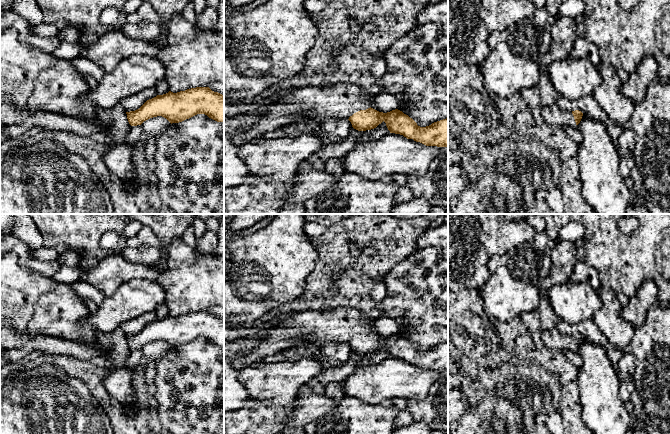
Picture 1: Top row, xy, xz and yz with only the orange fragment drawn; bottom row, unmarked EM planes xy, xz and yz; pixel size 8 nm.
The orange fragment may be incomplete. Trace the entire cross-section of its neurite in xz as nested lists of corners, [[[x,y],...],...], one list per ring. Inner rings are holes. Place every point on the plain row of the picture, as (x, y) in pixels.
[[[337,306],[324,311],[303,310],[299,312],[293,326],[276,326],[264,331],[259,344],[251,349],[248,356],[243,359],[230,360],[230,363],[237,370],[241,370],[251,363],[261,361],[264,357],[297,345],[347,342],[351,346],[352,351],[358,355],[374,353],[384,345],[390,357],[403,359],[407,363],[413,363],[426,370],[448,371],[448,342],[434,346],[426,351],[420,351],[402,335],[395,333],[387,337],[379,336],[370,331],[371,326],[372,322],[366,320],[363,312],[356,308]]]

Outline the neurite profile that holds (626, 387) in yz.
[[[621,376],[619,385],[619,397],[621,401],[626,404],[630,401],[630,397],[635,389],[634,380],[632,377]]]

